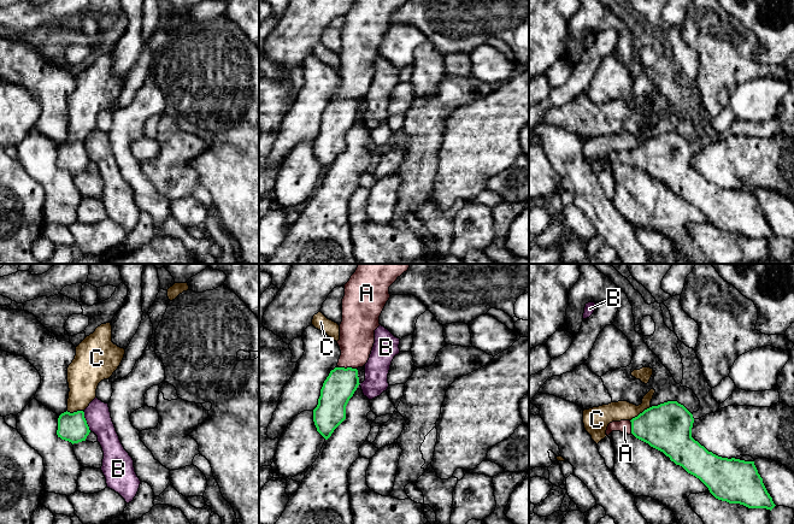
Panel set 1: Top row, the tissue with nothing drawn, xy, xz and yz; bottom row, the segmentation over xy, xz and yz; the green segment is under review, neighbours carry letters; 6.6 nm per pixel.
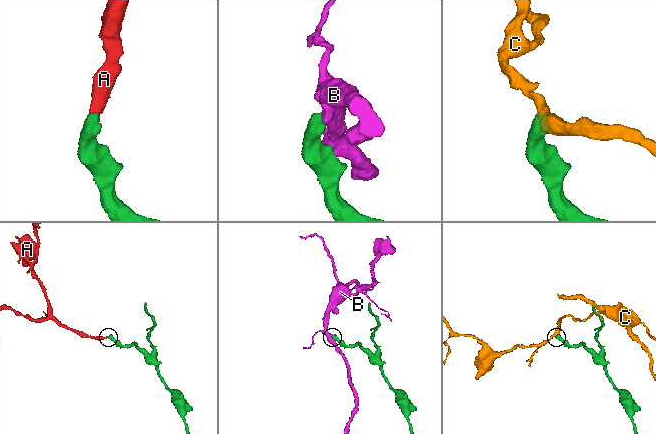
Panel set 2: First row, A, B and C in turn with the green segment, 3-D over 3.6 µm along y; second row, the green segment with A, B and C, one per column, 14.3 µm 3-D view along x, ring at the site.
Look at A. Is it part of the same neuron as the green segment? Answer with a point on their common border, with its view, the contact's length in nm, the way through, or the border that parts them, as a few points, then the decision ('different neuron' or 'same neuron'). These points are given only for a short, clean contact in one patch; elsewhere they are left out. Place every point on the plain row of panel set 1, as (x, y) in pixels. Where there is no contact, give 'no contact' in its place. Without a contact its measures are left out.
contact xz (347, 98); length 120 nm; way xz (341, 113), (346, 106), (347, 98), (356, 81), (357, 62); same neuron

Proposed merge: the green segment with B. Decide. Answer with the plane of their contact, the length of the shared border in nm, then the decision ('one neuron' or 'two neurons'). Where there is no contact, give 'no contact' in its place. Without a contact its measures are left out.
contact in xy; length 140 nm; two neurons

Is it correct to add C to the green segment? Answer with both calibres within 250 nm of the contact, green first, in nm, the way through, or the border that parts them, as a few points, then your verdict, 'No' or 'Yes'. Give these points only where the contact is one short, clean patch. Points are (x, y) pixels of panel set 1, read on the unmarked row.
Thickness 320 nm (green) against 140 nm. Boundary: yz (650, 136), (630, 151). No

